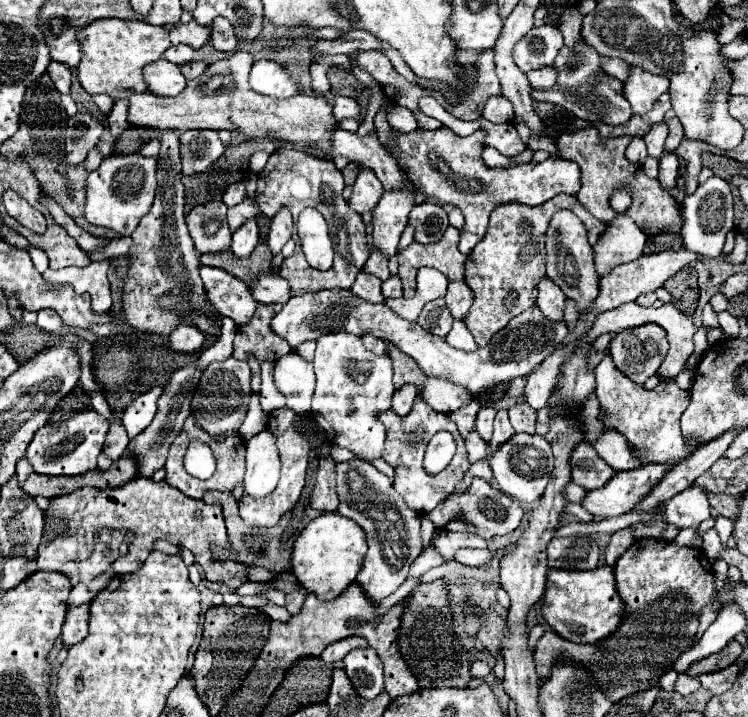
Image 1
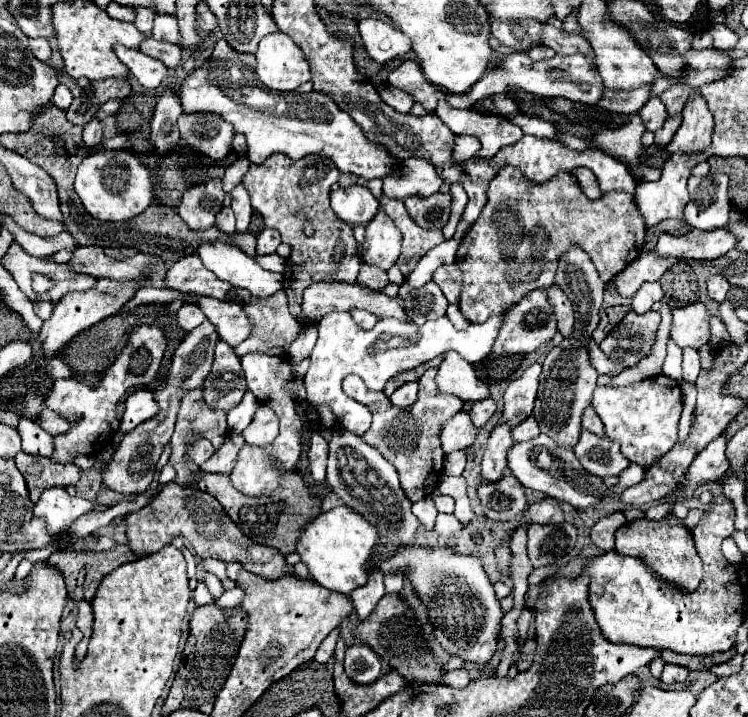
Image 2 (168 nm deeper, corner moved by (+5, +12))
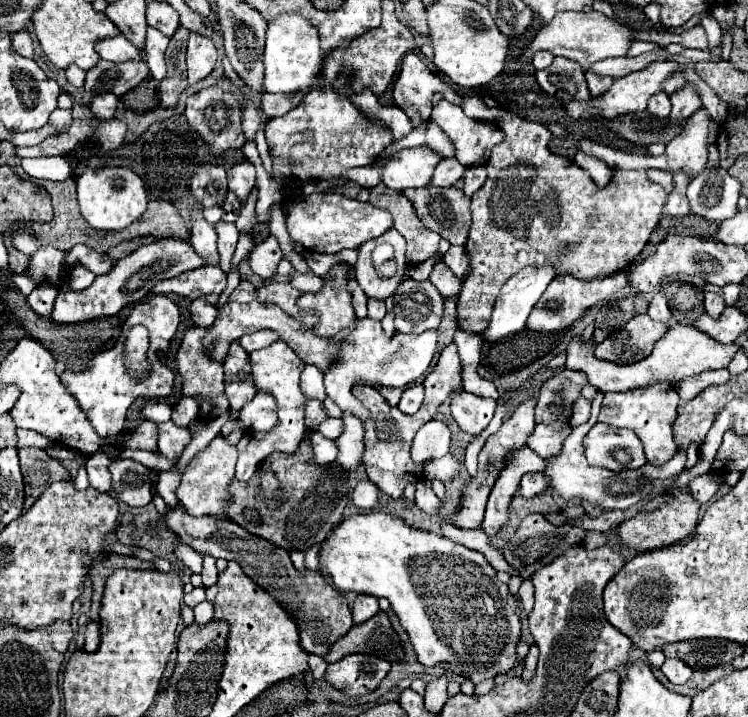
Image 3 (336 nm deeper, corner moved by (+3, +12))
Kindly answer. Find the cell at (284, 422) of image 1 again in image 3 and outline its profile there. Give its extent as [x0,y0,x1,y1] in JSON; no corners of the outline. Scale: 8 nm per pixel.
[236,340,306,482]

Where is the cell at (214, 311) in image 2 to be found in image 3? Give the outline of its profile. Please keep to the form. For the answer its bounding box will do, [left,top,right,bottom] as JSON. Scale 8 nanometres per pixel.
[238,330,280,352]

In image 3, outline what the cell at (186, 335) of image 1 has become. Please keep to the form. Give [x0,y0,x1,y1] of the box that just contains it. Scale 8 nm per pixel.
[190,298,216,328]

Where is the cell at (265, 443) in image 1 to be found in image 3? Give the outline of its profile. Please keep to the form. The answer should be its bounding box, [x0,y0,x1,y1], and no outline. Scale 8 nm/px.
[240,392,278,432]

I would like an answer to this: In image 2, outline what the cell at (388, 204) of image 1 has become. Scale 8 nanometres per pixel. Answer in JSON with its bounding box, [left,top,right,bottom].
[362,212,402,272]

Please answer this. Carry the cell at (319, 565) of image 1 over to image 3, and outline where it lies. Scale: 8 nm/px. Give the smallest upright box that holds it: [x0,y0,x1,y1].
[318,512,520,684]

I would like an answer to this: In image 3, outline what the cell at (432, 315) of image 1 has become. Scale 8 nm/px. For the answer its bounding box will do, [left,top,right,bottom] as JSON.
[396,280,444,332]

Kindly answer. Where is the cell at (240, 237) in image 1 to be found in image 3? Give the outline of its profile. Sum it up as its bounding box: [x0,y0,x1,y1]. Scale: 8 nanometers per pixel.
[228,162,256,202]

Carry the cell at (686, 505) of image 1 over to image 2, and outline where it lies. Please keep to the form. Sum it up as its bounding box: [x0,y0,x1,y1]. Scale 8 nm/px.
[676,436,730,498]

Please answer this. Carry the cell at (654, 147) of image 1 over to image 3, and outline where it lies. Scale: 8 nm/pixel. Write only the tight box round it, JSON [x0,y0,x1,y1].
[646,90,670,120]

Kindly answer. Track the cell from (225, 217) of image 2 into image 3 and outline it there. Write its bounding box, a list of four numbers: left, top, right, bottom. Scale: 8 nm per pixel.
[216,222,238,272]

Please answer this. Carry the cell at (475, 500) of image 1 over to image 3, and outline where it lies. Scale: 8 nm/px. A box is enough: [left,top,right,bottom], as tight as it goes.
[518,474,548,498]

